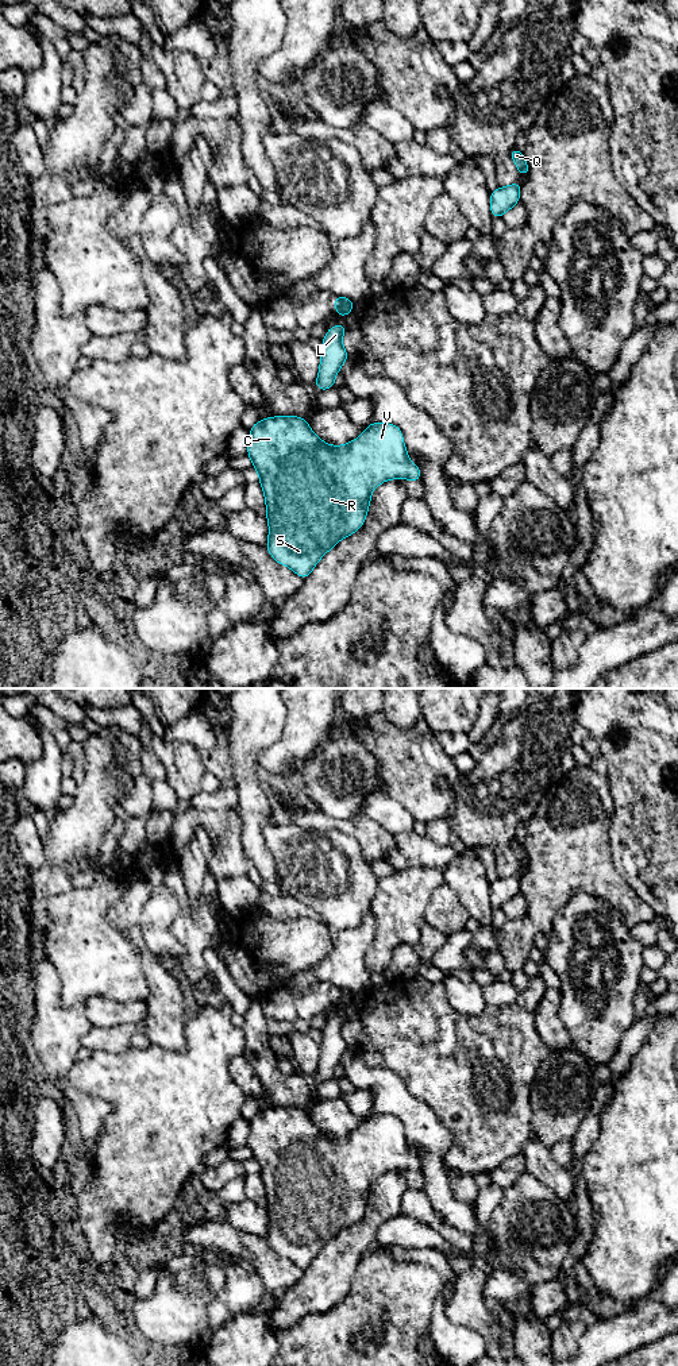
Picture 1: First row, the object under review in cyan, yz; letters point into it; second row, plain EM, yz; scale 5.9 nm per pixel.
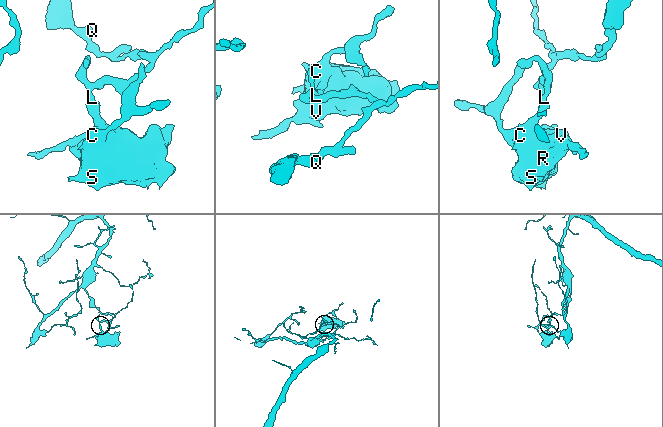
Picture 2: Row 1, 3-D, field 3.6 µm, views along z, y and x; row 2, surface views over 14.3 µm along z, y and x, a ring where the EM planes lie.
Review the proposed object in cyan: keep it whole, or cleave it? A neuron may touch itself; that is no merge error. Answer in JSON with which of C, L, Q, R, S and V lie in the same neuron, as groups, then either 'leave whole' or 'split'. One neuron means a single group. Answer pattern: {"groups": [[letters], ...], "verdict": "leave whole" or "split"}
{"groups": [["C", "L", "R", "S", "V"], ["Q"]], "verdict": "split"}

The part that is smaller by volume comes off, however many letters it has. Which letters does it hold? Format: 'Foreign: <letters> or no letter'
Foreign: C, L, R, S, V

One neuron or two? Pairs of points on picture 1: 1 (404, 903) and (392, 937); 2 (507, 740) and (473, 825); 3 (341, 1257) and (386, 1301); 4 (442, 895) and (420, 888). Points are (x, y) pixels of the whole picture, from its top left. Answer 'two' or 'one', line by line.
1: one
2: one
3: two
4: two

